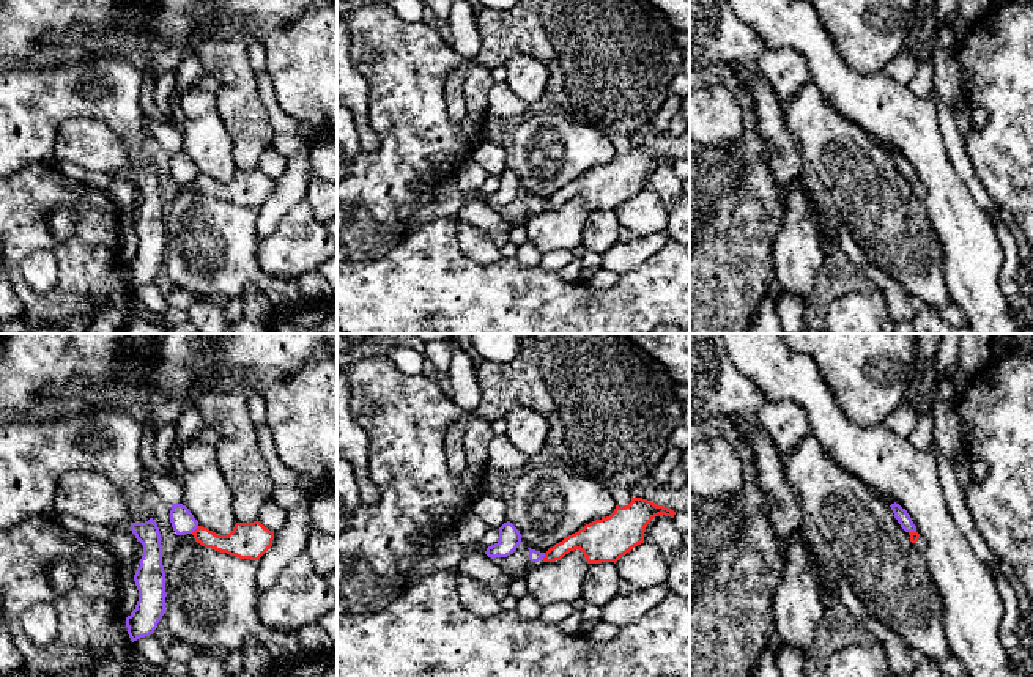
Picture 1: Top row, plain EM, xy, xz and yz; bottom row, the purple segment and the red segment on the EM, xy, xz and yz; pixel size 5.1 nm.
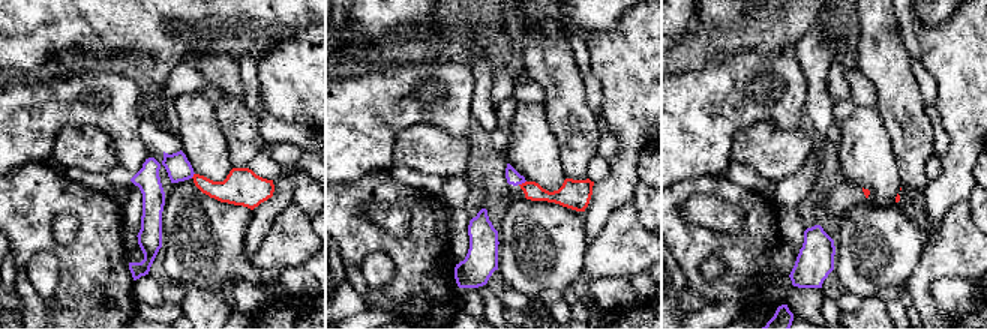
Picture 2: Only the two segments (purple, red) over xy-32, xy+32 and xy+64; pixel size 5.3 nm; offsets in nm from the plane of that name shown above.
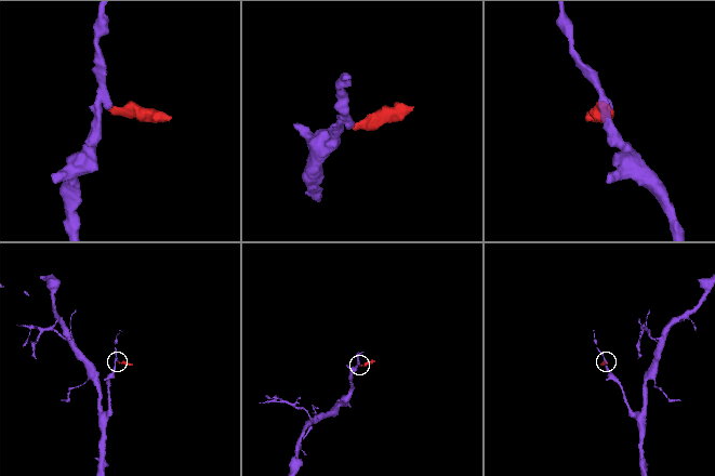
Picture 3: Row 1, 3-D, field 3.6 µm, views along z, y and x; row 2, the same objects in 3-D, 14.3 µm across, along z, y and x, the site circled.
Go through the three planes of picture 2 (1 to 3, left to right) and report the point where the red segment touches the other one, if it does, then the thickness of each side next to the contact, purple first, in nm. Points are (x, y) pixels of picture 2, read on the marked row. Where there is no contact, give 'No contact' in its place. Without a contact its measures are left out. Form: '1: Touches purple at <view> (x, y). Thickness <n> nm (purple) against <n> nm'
1: Touches purple at xy-32 (192, 176). Thickness 140 nm (purple) against 170 nm
2: Touches purple at xy+32 (522, 182). Thickness 80 nm (purple) against 110 nm
3: No contact

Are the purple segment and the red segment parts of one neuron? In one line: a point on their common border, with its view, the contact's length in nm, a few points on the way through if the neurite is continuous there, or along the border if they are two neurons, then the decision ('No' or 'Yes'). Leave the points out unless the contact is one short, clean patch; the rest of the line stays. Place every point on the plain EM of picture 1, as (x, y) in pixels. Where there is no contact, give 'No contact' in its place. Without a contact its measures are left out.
Touches purple at xy (194, 177). Shared border 60 nm. Boundary: xy (199, 173), (191, 180). No

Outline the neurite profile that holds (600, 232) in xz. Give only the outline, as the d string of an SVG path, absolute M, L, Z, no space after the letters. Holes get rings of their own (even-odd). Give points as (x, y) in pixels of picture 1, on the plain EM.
M614 209L589 211L583 228L583 246L589 252L603 255L619 242L619 230Z

